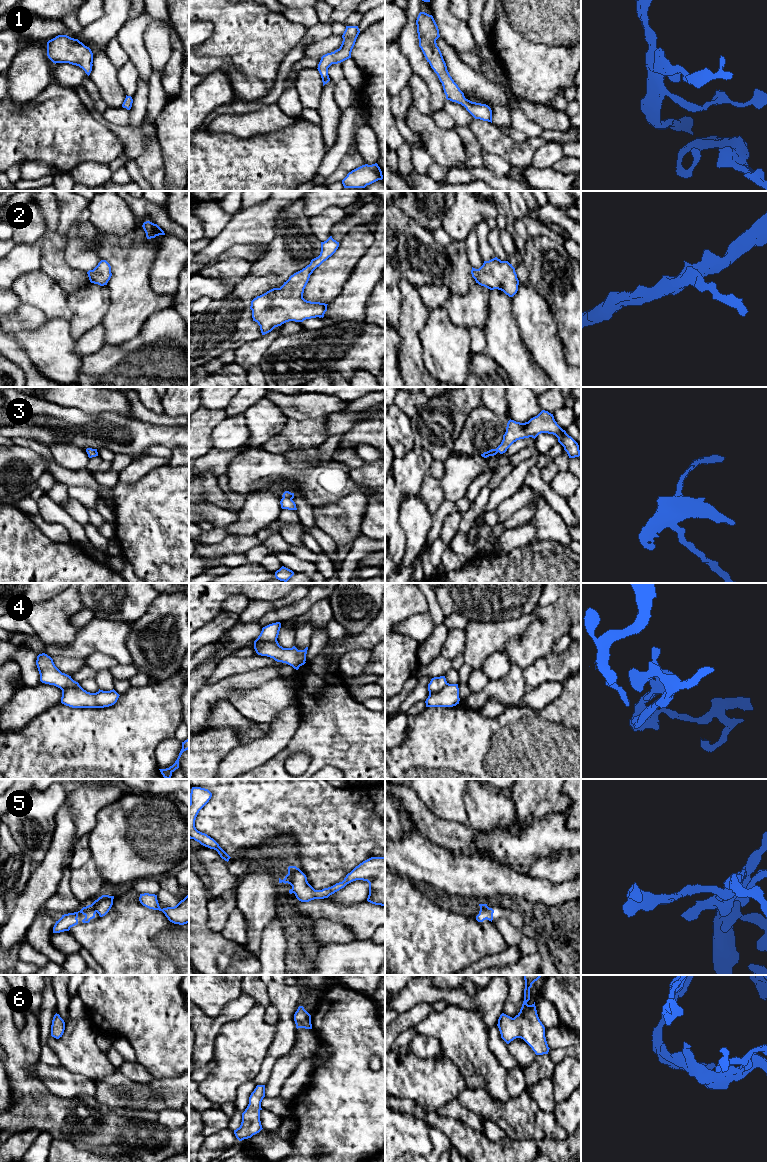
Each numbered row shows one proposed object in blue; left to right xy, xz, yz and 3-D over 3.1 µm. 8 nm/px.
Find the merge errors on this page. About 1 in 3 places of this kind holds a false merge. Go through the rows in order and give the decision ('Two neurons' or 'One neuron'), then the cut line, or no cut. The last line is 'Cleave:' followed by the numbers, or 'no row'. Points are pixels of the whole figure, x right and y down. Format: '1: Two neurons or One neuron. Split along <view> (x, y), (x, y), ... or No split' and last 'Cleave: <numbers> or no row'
1: One neuron. No split
2: One neuron. No split
3: One neuron. No split
4: Two neurons. Split along xz (276, 640), (256, 643), (254, 645)
5: Two neurons. Split along xz (287, 874), (288, 881), (291, 884)
6: One neuron. No split
Cleave: 4, 5

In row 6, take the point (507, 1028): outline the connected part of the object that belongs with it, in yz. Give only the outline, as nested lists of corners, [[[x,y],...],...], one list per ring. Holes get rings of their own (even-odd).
[[[524,975],[524,1001],[520,1012],[514,1017],[502,1013],[498,1019],[498,1028],[501,1038],[509,1044],[516,1038],[523,1039],[536,1055],[548,1054],[549,1047],[545,1037],[545,1027],[540,1021],[535,1002],[528,1005],[530,988],[541,975]]]

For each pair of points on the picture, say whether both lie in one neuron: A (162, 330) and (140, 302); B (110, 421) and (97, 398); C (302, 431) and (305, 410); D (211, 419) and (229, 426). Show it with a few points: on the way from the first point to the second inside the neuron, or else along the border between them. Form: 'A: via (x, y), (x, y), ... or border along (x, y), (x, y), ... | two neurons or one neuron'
A: border along (169, 305), (156, 311), (143, 324), (137, 334) | two neurons
B: border along (82, 410), (91, 414), (118, 413), (128, 417) | two neurons
C: border along (289, 418), (314, 419) | two neurons
D: border along (227, 416), (212, 431), (211, 444) | two neurons

